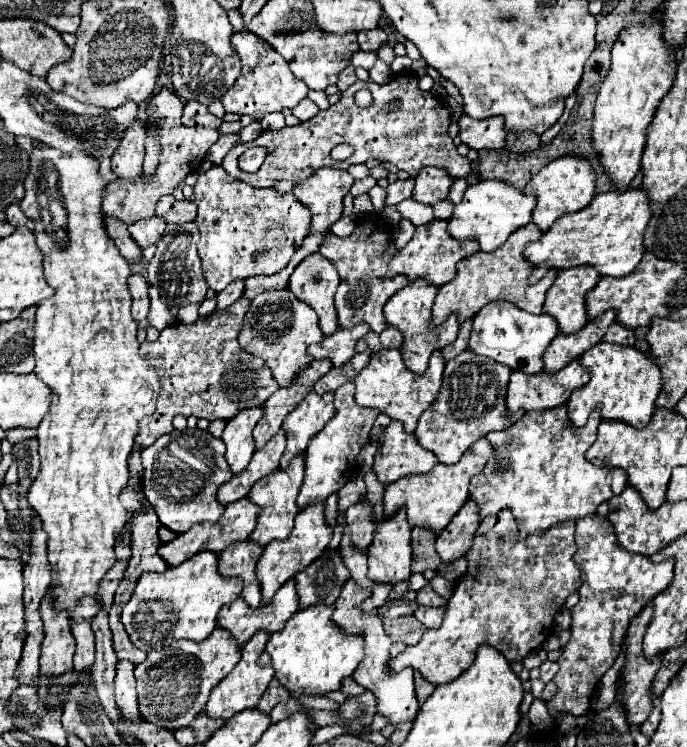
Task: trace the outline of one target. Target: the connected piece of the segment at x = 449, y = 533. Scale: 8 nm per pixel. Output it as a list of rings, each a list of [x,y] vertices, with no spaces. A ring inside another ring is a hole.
[[[467,499],[463,509],[457,511],[455,517],[449,521],[449,525],[437,535],[435,547],[443,563],[455,561],[465,555],[465,549],[469,549],[477,525],[479,525],[477,503]]]

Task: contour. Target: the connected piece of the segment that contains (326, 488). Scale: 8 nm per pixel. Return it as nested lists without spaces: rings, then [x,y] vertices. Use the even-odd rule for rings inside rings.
[[[347,381],[345,385],[341,385],[335,391],[335,409],[337,413],[331,417],[329,425],[325,425],[325,429],[321,429],[307,445],[305,451],[305,479],[297,497],[297,505],[305,507],[309,503],[315,501],[325,501],[331,493],[339,491],[341,485],[345,485],[345,481],[349,481],[349,477],[353,477],[359,469],[357,463],[357,455],[361,453],[363,445],[369,441],[369,433],[371,427],[379,415],[377,409],[369,409],[369,407],[359,407],[355,403],[355,383]]]

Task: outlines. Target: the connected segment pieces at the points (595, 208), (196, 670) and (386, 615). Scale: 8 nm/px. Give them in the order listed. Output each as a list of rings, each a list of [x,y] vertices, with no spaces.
[[[629,187],[625,191],[607,191],[595,195],[595,199],[581,211],[561,215],[549,231],[535,243],[525,247],[525,257],[537,265],[531,281],[545,275],[547,269],[575,267],[575,265],[595,265],[601,275],[623,277],[637,269],[645,247],[643,233],[651,219],[649,197],[641,187]]]
[[[215,627],[205,641],[179,639],[161,651],[149,651],[147,659],[135,667],[141,717],[171,731],[187,727],[203,711],[211,689],[235,667],[239,657],[237,641],[223,627]]]
[[[397,599],[379,607],[379,617],[383,619],[385,631],[393,637],[393,641],[403,641],[405,645],[417,645],[421,641],[427,627],[415,619],[413,611],[415,603],[407,599]]]

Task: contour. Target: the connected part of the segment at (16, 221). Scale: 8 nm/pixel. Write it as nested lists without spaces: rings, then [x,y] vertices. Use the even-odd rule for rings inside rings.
[[[13,203],[13,205],[9,205],[7,207],[7,211],[5,211],[5,215],[7,215],[7,221],[11,223],[11,225],[15,225],[15,227],[29,227],[29,229],[33,229],[33,221],[29,219],[29,217],[25,217],[25,213],[21,213],[21,207],[17,205],[17,203]]]

